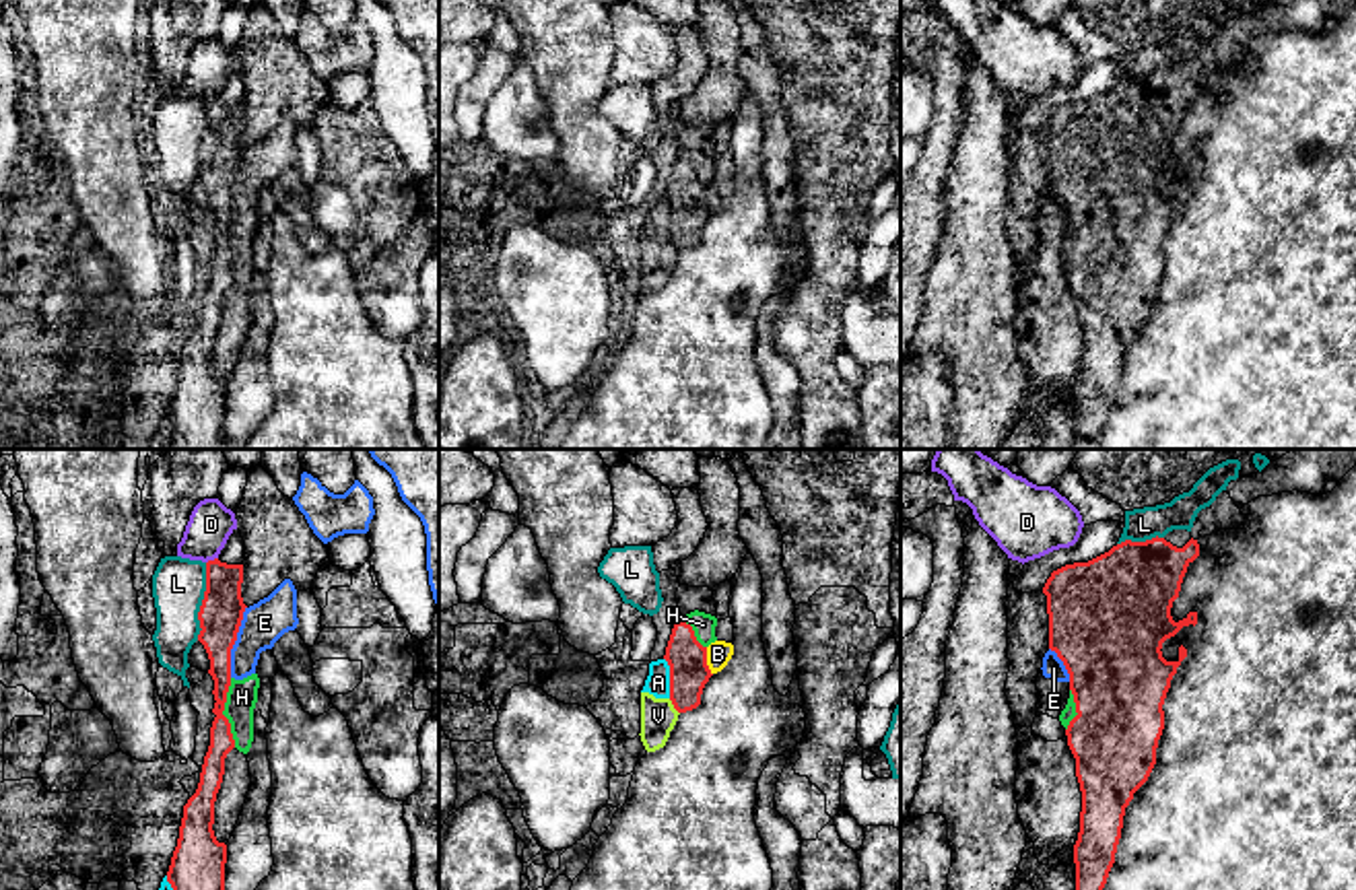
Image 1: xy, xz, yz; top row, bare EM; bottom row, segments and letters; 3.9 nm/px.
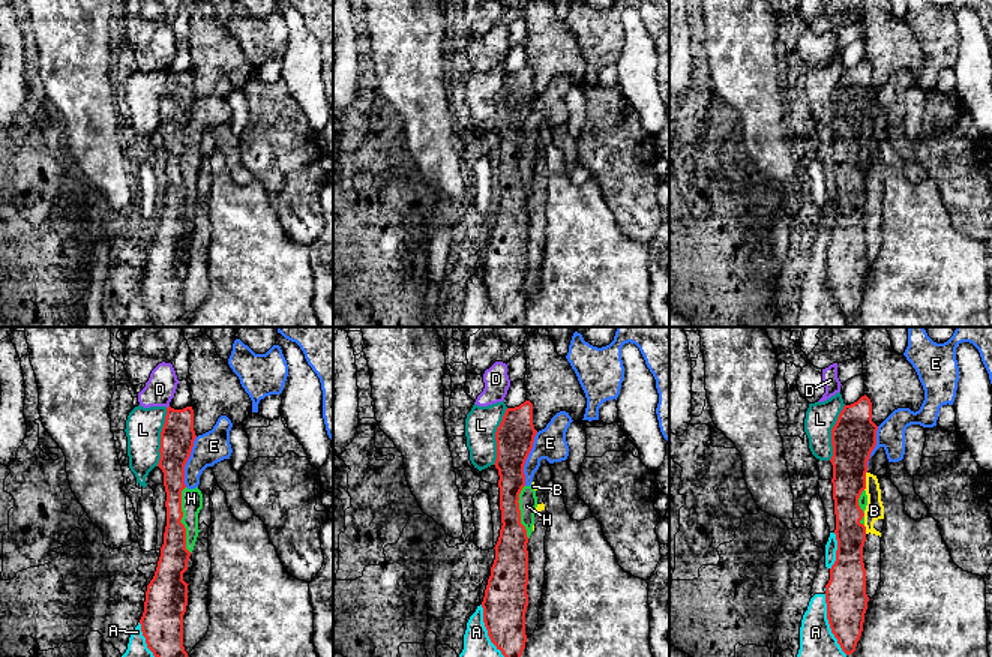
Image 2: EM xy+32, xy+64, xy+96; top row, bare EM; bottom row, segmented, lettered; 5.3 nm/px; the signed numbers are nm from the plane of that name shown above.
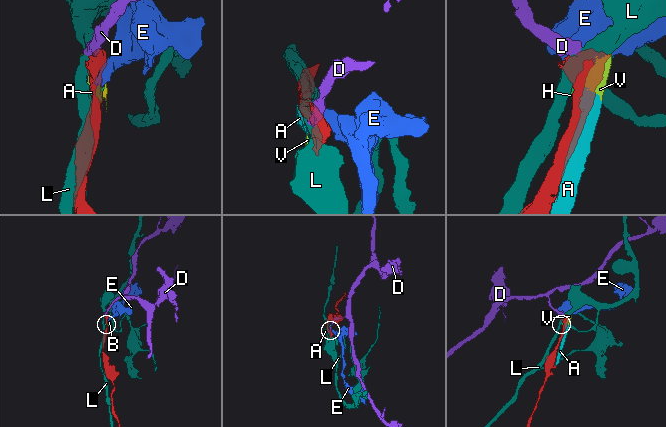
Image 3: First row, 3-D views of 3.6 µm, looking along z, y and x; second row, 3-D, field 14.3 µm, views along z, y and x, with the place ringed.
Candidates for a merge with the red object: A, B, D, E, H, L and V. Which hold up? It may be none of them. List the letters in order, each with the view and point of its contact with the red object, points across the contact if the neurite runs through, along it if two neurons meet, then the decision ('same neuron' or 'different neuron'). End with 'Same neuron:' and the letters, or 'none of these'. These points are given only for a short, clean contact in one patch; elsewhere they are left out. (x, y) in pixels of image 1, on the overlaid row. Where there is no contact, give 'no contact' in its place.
A: contact xz (670, 678); different neuron
B: contact xz (705, 662); border xz (705, 647), (705, 664), (712, 674); different neuron
D: contact xy (211, 561); different neuron
E: contact xy (235, 639); border xy (246, 606), (231, 649), (229, 676); different neuron
H: contact xy (221, 713); border xy (229, 678), (223, 715), (235, 746); different neuron
L: contact xy (202, 602); different neuron
V: contact xz (674, 707); border xz (668, 699), (679, 713); different neuron
Same neuron: none of these

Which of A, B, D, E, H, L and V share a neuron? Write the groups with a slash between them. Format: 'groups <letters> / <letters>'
groups A V / B / D / E H / L

